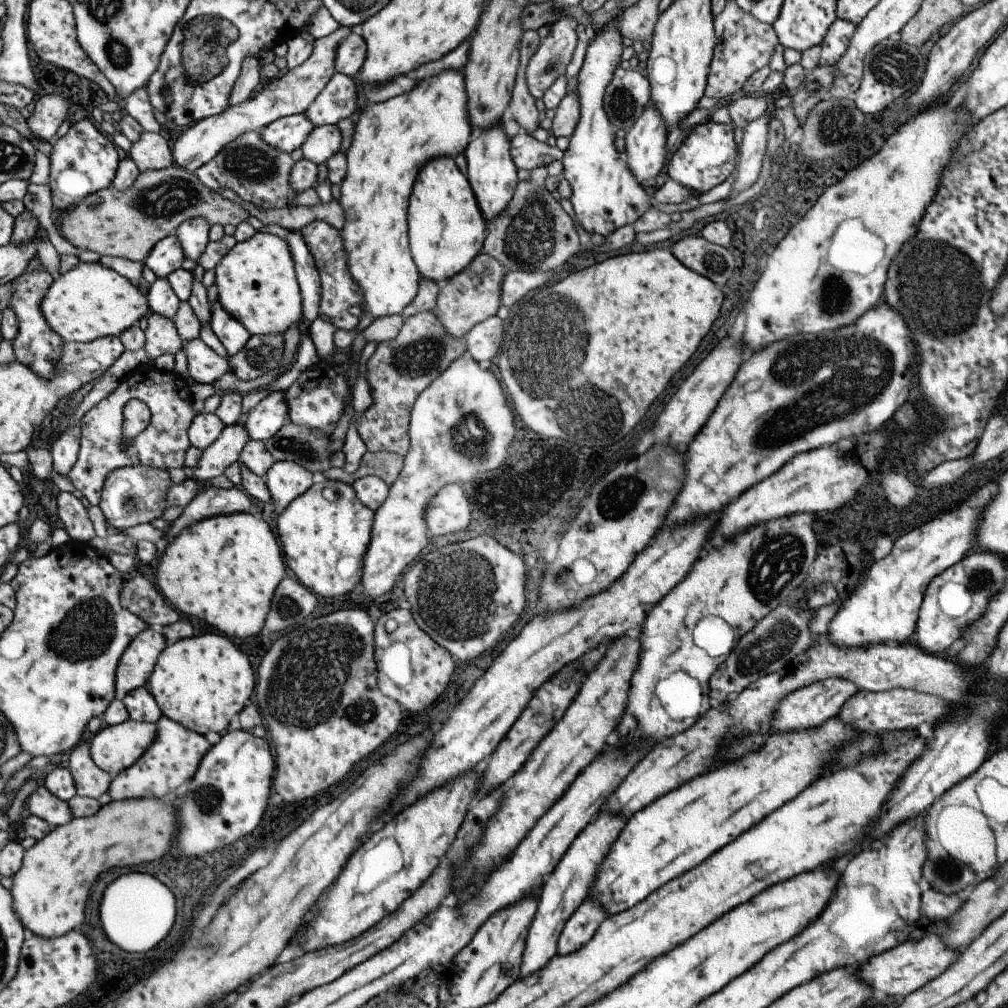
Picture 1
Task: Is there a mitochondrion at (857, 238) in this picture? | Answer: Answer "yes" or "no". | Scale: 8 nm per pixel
no

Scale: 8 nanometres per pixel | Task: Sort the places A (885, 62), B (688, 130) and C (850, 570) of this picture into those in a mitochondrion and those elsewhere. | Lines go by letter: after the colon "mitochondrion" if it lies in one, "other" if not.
A: mitochondrion
B: other
C: other

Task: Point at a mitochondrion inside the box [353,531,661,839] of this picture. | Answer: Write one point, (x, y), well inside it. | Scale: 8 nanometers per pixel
(451, 593)

